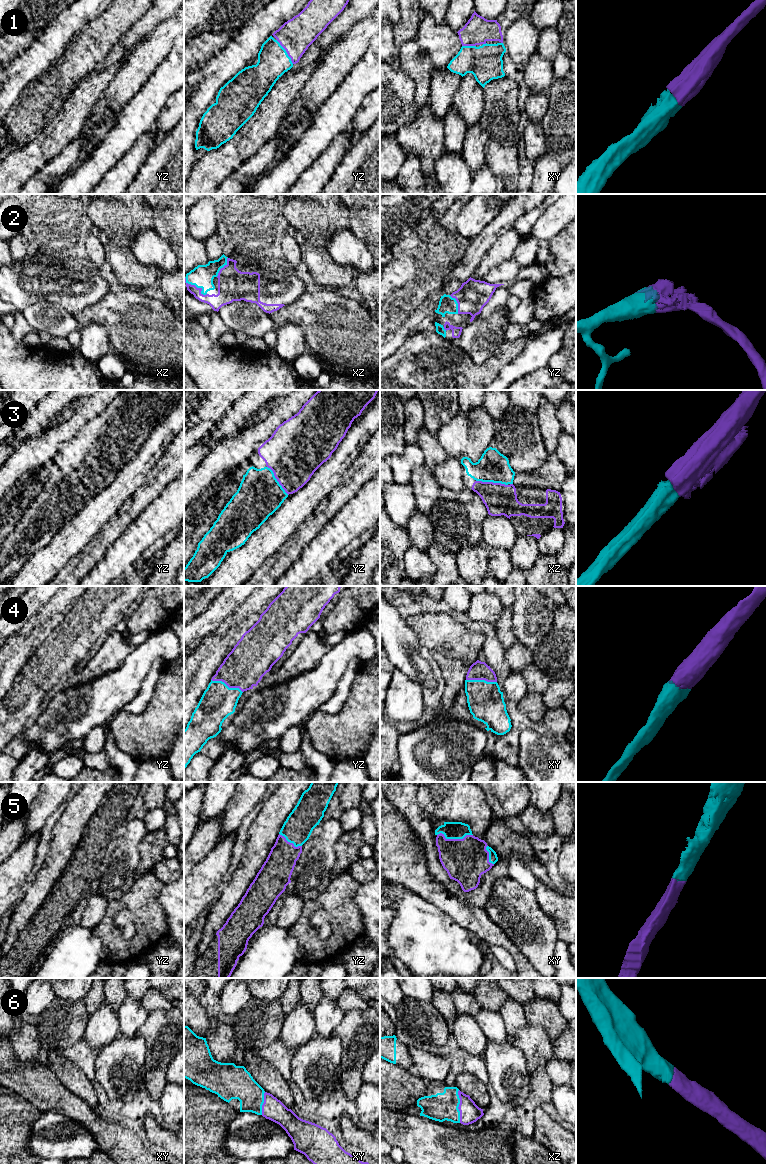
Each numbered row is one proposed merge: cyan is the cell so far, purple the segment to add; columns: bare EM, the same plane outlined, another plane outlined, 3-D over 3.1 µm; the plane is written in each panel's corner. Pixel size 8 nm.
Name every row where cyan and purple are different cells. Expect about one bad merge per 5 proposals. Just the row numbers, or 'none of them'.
none of them

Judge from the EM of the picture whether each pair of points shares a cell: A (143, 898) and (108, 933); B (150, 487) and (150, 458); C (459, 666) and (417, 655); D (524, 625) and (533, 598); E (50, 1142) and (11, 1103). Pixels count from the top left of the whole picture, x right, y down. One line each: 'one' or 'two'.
A: one
B: two
C: two
D: one
E: two

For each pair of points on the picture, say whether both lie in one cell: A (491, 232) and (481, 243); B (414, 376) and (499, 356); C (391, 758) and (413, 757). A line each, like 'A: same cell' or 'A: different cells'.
A: same cell
B: same cell
C: different cells

